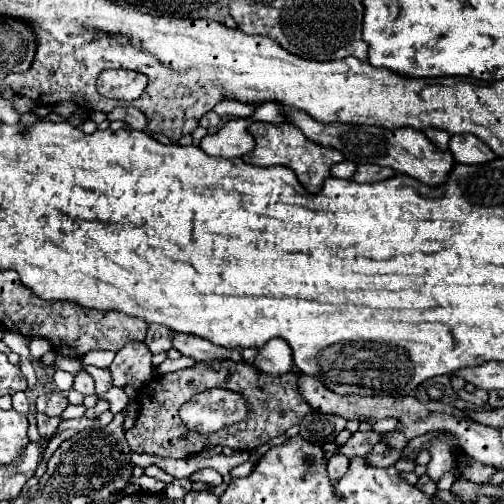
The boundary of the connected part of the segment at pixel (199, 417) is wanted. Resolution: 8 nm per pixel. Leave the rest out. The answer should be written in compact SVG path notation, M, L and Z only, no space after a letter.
M213 388L209 392L201 392L193 396L187 404L181 406L179 416L183 424L199 434L217 432L223 426L237 424L241 416L245 416L247 404L235 392L223 392L221 388Z

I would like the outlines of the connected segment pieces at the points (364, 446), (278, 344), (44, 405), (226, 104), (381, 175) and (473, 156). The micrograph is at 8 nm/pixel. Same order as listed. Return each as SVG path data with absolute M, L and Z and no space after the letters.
M357 430L357 432L347 440L347 444L341 446L341 454L345 454L347 458L351 458L351 456L361 456L361 454L367 456L367 454L373 452L373 446L375 446L379 440L383 440L383 436L385 436L385 434L375 432L375 430L371 430L371 432L361 432L361 430Z
M281 338L269 340L265 346L259 348L259 352L257 352L257 356L255 356L255 368L257 368L259 372L269 374L269 376L287 374L291 366L293 366L291 348L289 348L289 344L285 344L285 340L281 340Z
M61 392L45 394L37 398L37 412L43 412L47 416L61 416L61 412L67 408L67 396Z
M223 100L221 104L217 104L213 108L219 116L239 116L239 118L251 118L253 116L253 106L247 106L247 104L241 104L241 102L235 102L235 100Z
M361 164L353 174L353 182L381 182L391 178L395 172L391 168L381 168L377 164Z
M473 134L451 136L449 150L453 152L455 162L461 162L461 164L485 164L491 158L495 158L491 148L485 146L481 140L477 140L477 136Z

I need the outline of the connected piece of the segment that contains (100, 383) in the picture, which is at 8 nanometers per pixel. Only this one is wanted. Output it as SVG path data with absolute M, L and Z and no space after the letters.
M85 366L85 370L89 372L89 376L95 380L95 390L97 390L97 396L103 396L111 386L111 372L109 368L95 368L95 366Z

